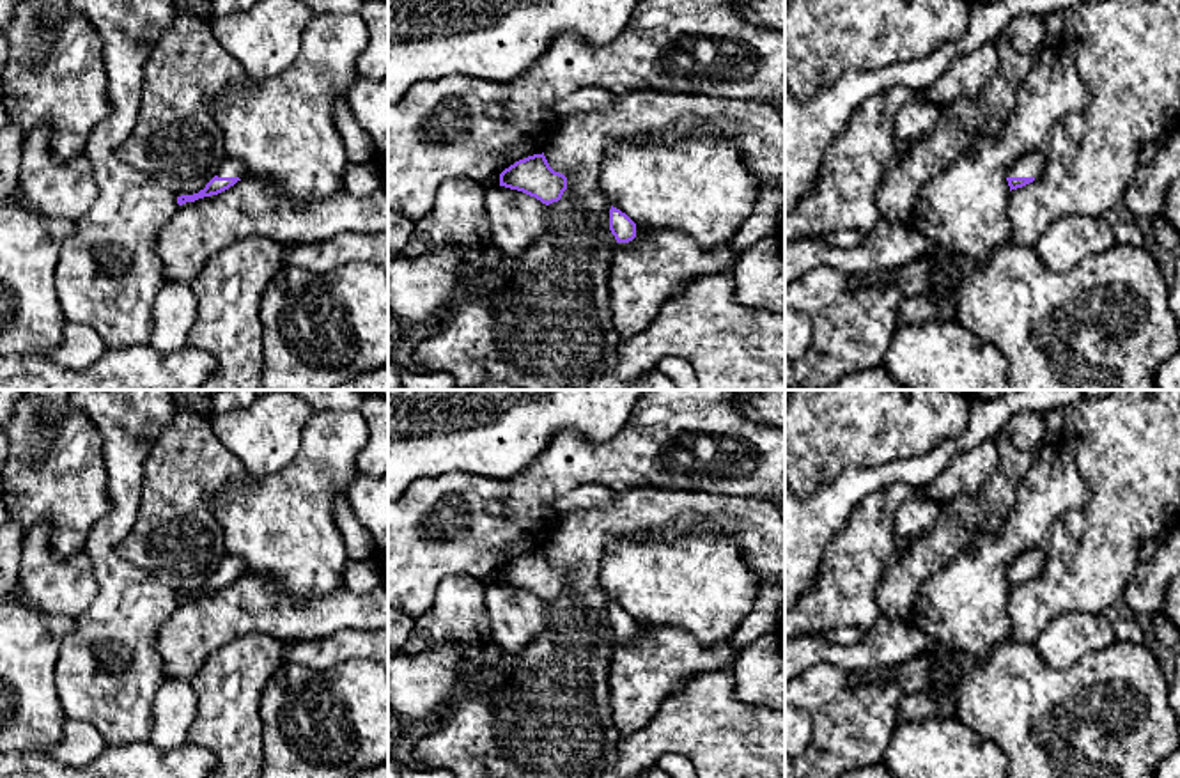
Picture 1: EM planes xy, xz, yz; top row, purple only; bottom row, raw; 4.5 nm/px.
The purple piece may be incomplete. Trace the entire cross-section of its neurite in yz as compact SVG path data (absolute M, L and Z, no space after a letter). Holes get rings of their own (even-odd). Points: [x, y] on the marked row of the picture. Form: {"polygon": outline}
{"polygon": "M1044 149L1029 151L1010 167L1006 174L1010 191L1033 183L1044 172L1044 156Z"}

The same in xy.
{"polygon": "M225 158L218 174L206 184L204 190L193 195L177 197L177 204L195 202L204 197L218 195L246 175L246 167L239 159Z"}

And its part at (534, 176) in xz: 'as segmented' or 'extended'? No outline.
as segmented

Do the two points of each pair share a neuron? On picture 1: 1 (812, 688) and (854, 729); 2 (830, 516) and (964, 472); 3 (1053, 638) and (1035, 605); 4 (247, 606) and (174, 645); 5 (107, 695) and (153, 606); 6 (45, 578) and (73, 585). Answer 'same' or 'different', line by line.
1: same
2: different
3: different
4: same
5: same
6: same

